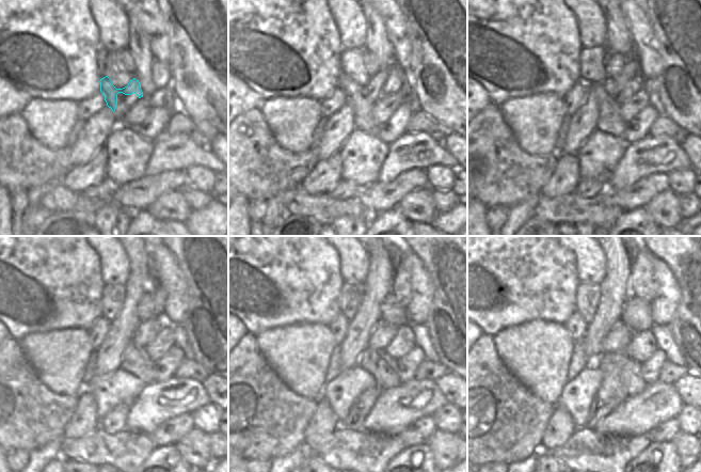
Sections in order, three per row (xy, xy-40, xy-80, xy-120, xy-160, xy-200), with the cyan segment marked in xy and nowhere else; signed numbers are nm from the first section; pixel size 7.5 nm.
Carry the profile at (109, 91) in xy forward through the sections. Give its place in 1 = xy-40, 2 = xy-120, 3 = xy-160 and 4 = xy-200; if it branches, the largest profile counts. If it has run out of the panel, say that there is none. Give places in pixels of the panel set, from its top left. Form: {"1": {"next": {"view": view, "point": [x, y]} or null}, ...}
{"1": {"next": {"view": "xy-40", "point": [375, 85]}}, "2": {"next": {"view": "xy-120", "point": [155, 297]}}, "3": {"next": {"view": "xy-160", "point": [400, 295]}}, "4": {"next": {"view": "xy-200", "point": [642, 285]}}}

